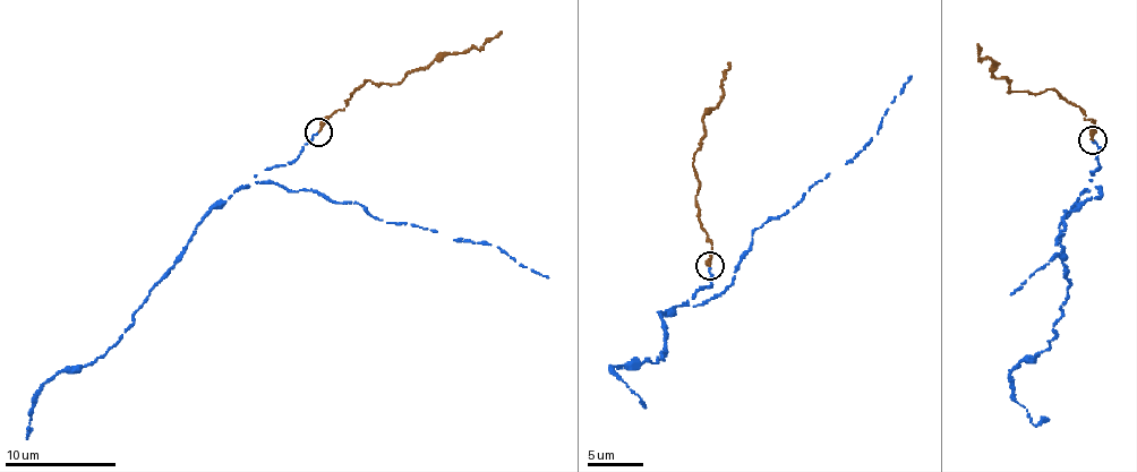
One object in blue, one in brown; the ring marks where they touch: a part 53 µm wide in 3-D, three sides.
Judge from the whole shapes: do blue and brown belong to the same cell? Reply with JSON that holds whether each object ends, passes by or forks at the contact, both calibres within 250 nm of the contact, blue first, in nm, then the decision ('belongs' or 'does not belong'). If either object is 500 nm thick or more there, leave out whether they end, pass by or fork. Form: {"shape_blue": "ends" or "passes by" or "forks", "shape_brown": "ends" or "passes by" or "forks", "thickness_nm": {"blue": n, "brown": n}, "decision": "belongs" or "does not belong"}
{"shape_blue": "ends", "shape_brown": "ends", "thickness_nm": {"blue": 170, "brown": 240}, "decision": "belongs"}

